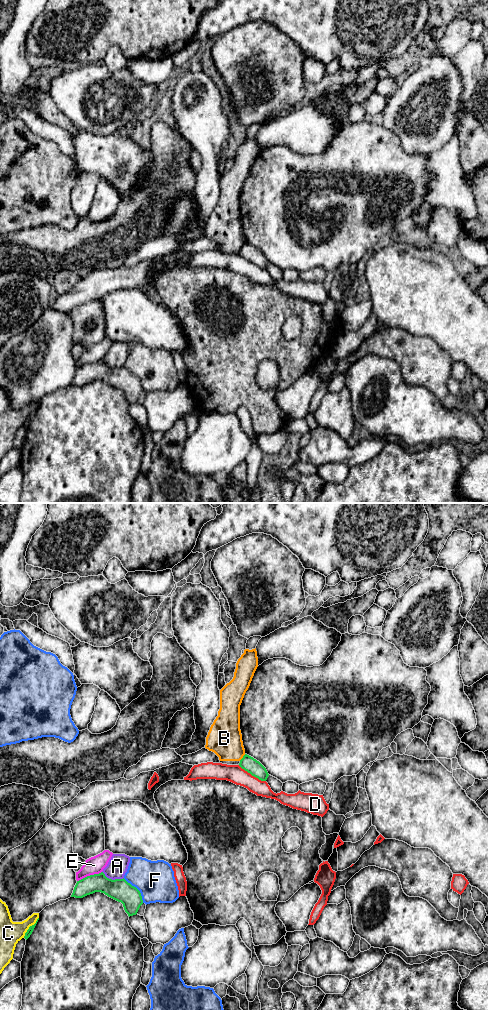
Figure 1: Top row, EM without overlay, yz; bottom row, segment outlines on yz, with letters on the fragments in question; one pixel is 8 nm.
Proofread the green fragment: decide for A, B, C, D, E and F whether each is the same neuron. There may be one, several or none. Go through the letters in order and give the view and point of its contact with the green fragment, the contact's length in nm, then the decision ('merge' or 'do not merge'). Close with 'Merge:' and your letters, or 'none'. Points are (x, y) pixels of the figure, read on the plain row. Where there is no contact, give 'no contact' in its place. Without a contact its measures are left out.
A: meets green in yz at (111, 367); contact 190 nm long; do not merge
B: meets green in yz at (243, 245); contact 80 nm long; do not merge
C: meets green in yz at (29, 415); contact 200 nm long; do not merge
D: meets green in yz at (252, 263); contact 260 nm long; do not merge
E: meets green in yz at (90, 363); contact 220 nm long; do not merge
F: meets green in yz at (137, 377); contact 260 nm long; do not merge
Merge: none

